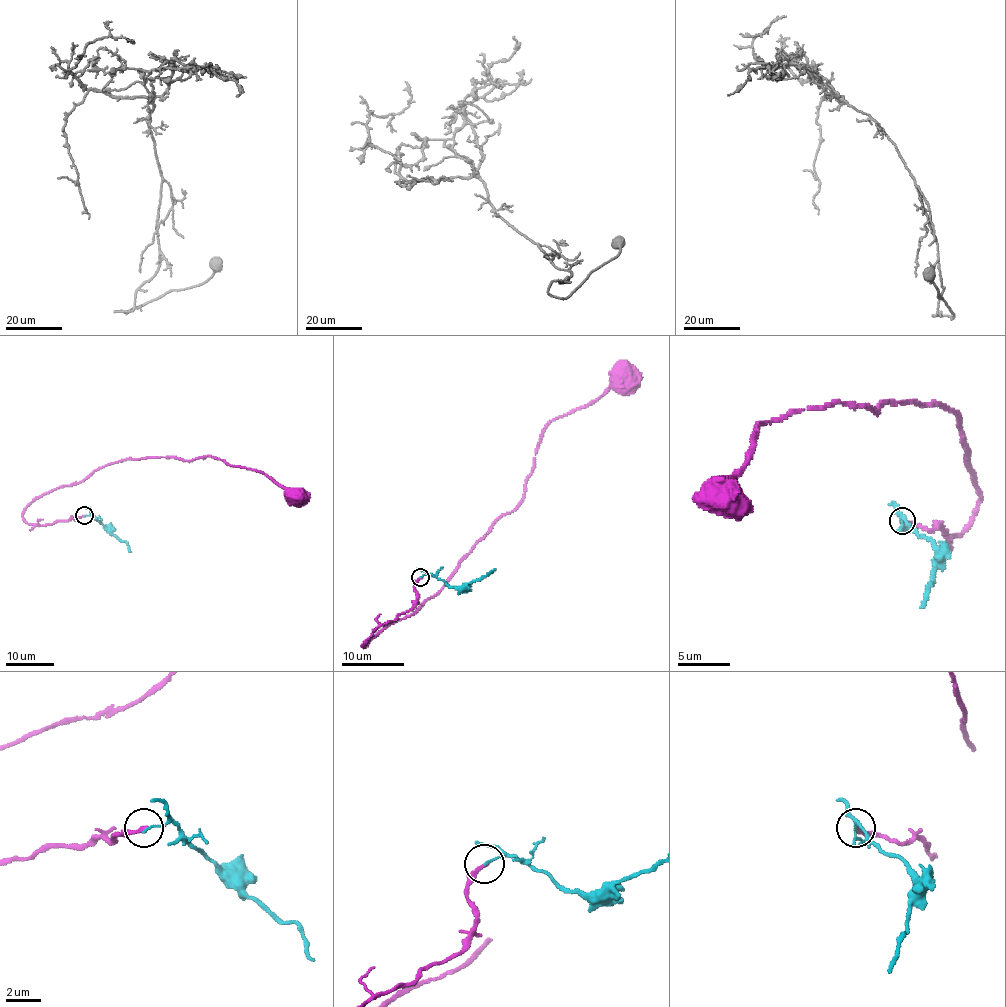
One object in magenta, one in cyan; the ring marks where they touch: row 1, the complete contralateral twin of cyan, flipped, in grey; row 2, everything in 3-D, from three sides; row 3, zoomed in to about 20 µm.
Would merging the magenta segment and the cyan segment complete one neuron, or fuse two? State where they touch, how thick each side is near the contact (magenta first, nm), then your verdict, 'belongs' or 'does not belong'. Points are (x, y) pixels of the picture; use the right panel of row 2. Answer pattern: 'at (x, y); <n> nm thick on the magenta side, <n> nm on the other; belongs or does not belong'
at (902, 520); 240 nm thick on the magenta side, 110 nm on the other; does not belong

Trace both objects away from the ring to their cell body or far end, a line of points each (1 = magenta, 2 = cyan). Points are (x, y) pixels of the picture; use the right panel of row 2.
1: (901, 520), (950, 539), (981, 494), (955, 413), (939, 405), (838, 402), (759, 422), (715, 495)
2: (902, 520), (905, 518), (932, 543), (938, 560), (927, 599), (921, 607)

